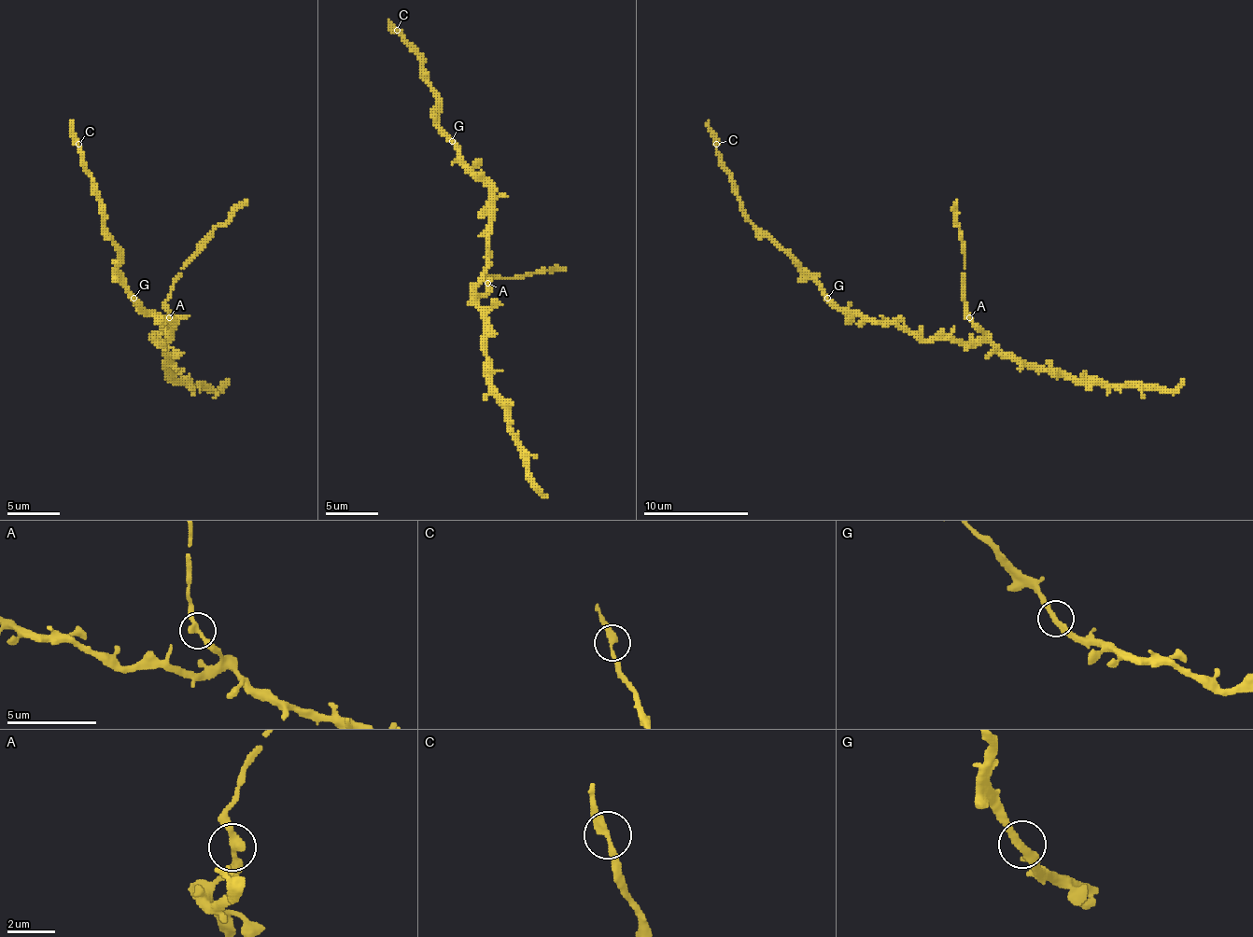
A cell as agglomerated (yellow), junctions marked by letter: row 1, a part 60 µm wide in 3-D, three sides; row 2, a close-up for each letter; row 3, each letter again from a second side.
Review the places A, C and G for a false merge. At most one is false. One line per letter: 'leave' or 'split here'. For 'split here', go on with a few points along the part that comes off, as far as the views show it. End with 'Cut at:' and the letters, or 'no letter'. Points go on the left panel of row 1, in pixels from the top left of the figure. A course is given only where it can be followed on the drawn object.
A: split here; foreign part runs (168, 318), (165, 300), (184, 263), (247, 200)
C: leave
G: leave
Cut at: A

